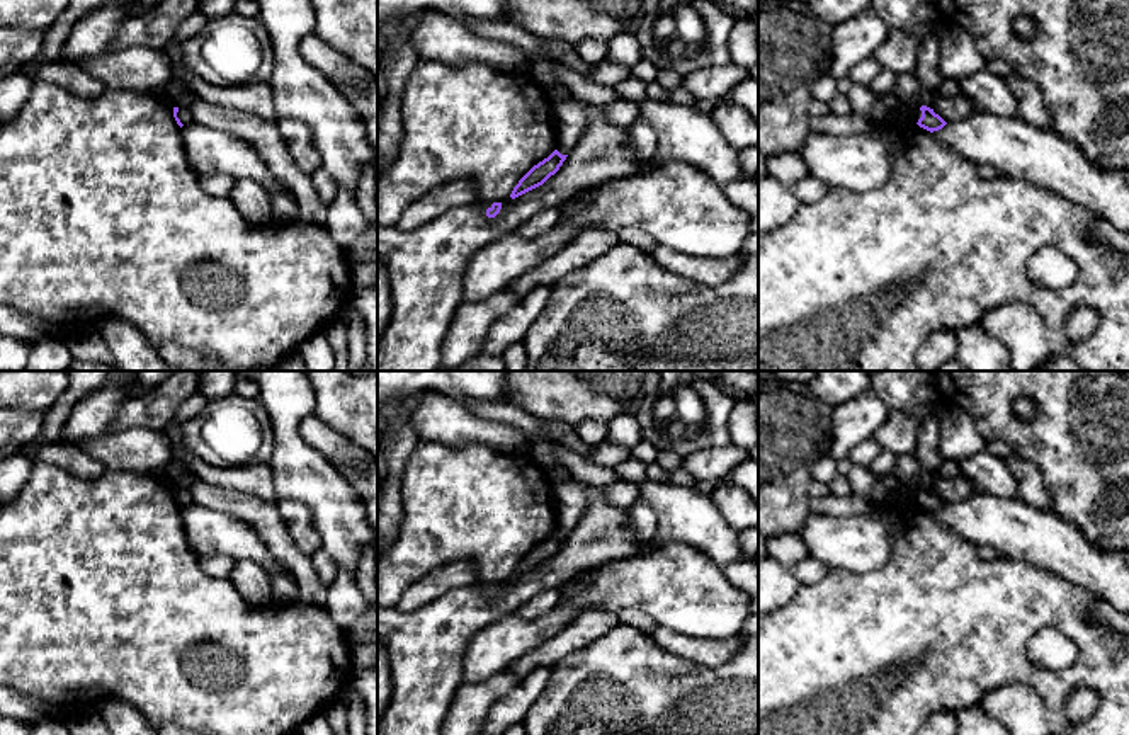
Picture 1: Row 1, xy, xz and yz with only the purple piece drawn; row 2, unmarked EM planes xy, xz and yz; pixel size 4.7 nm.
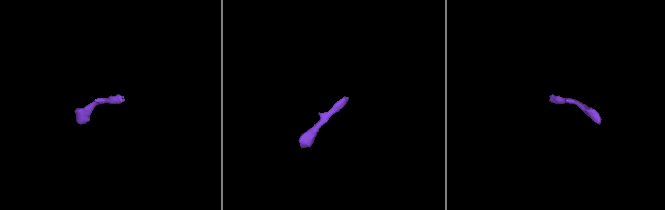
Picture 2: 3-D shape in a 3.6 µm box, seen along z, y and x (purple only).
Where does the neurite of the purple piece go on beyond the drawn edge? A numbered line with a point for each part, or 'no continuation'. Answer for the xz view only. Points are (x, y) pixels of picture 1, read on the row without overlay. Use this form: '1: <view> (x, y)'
1: xz (572, 497)

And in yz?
1: yz (888, 490)

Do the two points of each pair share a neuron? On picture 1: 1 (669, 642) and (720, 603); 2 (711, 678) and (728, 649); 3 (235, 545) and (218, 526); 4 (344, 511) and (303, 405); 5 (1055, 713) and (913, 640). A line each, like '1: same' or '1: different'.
1: different
2: different
3: same
4: same
5: same

